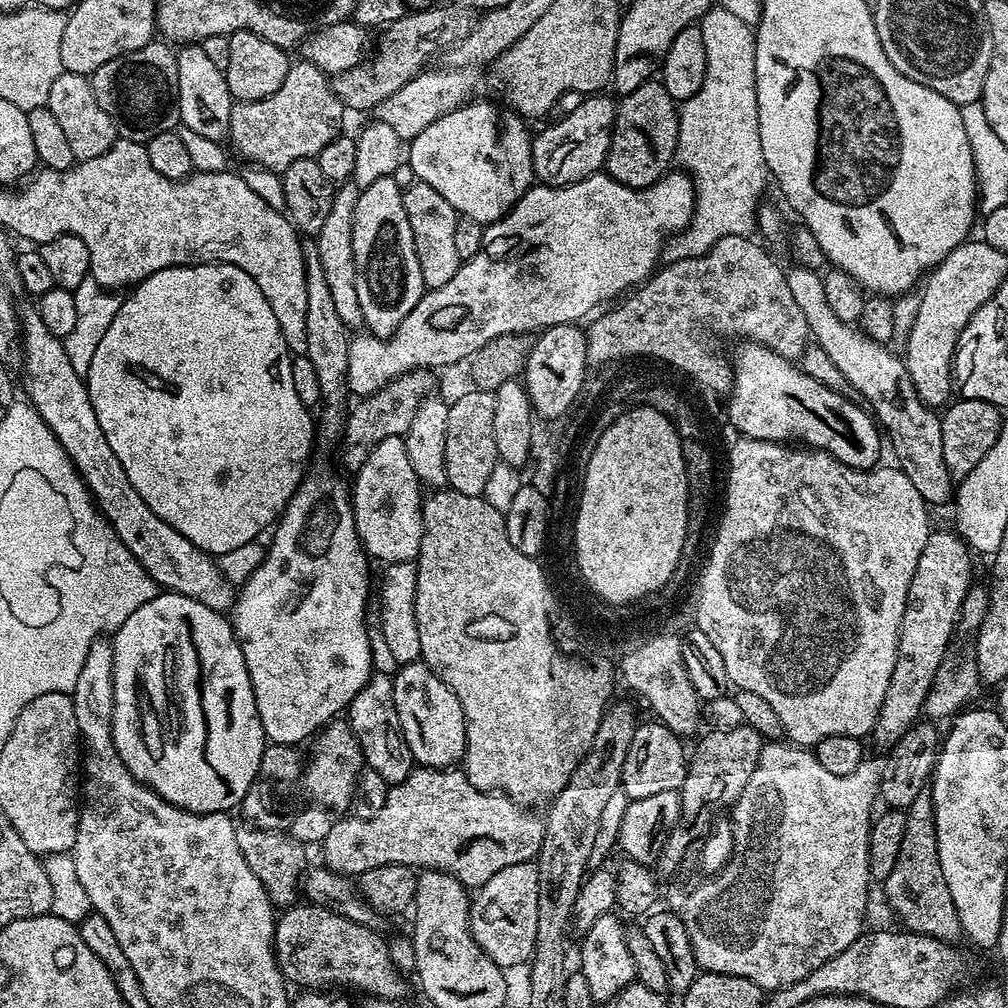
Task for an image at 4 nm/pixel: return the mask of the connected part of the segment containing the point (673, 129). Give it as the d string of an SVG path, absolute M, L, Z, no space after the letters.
M653 78L642 83L617 103L615 126L604 170L631 188L645 189L657 184L675 159L679 121L677 101L670 98L663 81Z

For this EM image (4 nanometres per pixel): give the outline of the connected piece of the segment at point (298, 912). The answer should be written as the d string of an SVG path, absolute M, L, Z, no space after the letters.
M311 902L291 905L283 912L285 912L283 915L277 917L273 944L280 972L287 983L294 986L298 984L300 985L298 987L306 990L328 990L331 989L330 986L350 986L373 997L399 1000L405 997L407 979L393 962L387 939L384 940L377 929L364 927L344 915L337 914L331 908Z

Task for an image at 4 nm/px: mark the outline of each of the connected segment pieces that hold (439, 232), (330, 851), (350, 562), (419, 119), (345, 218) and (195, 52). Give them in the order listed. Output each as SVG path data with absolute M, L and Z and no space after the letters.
M413 179L403 189L402 206L406 210L406 219L410 221L410 234L414 234L414 250L418 254L418 266L422 266L422 282L425 289L446 286L454 274L458 274L462 261L458 258L454 243L454 226L458 214L434 186L426 186L426 182Z
M413 767L412 773L408 775L402 782L391 785L386 794L386 803L383 804L382 810L378 810L378 814L374 814L374 818L358 818L357 816L348 814L343 818L337 819L330 828L330 834L326 834L322 845L324 851L323 867L332 869L333 872L342 874L349 878L358 878L366 870L374 870L374 866L386 866L387 864L401 864L402 866L410 866L417 870L443 870L449 872L454 878L458 878L458 882L462 882L465 888L475 890L480 888L486 882L490 882L490 878L494 878L494 874L498 874L498 870L506 870L506 866L514 866L518 862L526 862L527 860L535 861L540 855L540 847L544 841L544 823L543 819L535 816L531 807L515 804L512 799L503 794L495 792L483 792L470 784L470 778L459 767L451 768L421 768Z
M335 467L316 468L305 475L296 493L290 498L290 502L280 513L279 520L274 525L271 533L272 545L267 545L264 560L250 578L239 585L236 594L236 603L230 609L230 623L237 640L240 641L242 656L246 662L246 670L250 674L250 682L254 686L254 702L258 706L258 718L262 722L262 730L265 737L274 744L303 745L303 740L315 737L316 733L326 724L332 723L347 709L348 703L366 686L366 682L374 675L372 667L372 647L368 637L370 625L364 619L368 616L368 564L370 557L365 552L358 538L358 530L354 522L354 510L352 509L352 493L349 481L344 481Z
M448 68L444 72L428 72L422 70L402 90L390 94L386 102L382 102L374 110L375 119L386 122L398 130L398 138L402 142L411 142L430 122L447 112L453 112L469 99L472 87L476 84L475 71L472 68Z
M348 182L336 188L334 206L330 206L330 214L322 230L314 237L318 259L322 262L322 271L326 274L326 283L334 301L334 307L342 322L349 326L363 325L362 305L358 302L358 286L354 286L354 206L358 206L360 189Z
M199 43L181 47L176 52L178 62L178 110L180 124L194 130L203 138L219 142L228 140L230 130L230 110L234 103L230 90L226 86L223 68L214 66L214 62L202 50Z

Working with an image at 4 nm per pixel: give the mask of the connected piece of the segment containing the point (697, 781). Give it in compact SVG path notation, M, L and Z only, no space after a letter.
M746 723L734 726L734 730L714 728L707 734L709 736L699 737L700 745L690 752L688 773L679 790L682 802L680 821L666 838L664 848L654 865L661 877L674 875L683 866L688 851L694 846L696 848L708 836L714 824L712 815L715 814L716 807L731 809L742 790L746 790L746 782L750 782L750 774L754 774L766 743L758 730Z

